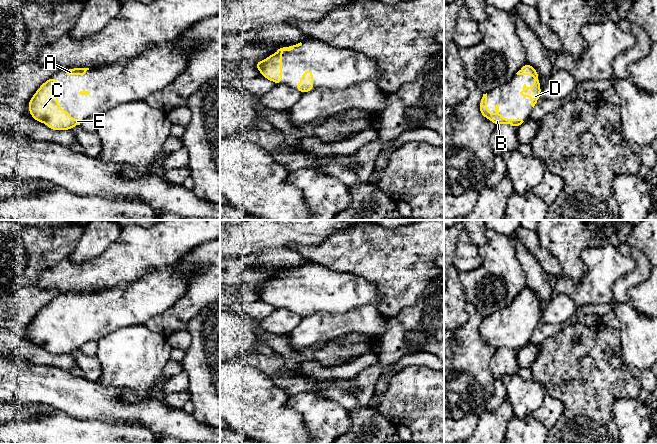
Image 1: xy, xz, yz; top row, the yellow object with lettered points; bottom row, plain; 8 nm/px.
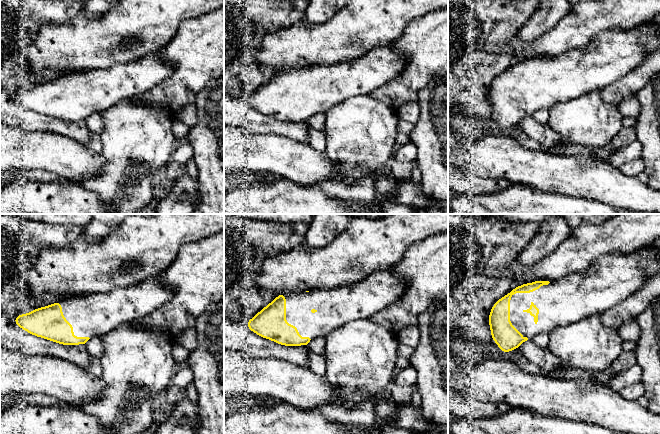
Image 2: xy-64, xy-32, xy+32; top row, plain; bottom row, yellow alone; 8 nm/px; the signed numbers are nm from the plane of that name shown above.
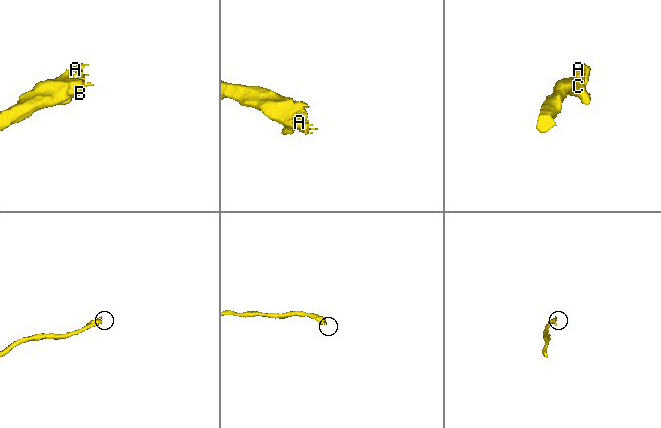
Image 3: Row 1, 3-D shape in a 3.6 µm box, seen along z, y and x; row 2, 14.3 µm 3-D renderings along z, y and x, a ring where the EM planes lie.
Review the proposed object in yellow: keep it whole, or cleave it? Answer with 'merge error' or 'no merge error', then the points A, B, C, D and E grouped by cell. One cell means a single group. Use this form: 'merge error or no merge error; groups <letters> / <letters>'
no merge error; groups A B C D E

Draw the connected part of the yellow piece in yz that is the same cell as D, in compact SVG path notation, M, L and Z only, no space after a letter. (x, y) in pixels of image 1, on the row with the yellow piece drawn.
M526 63L520 68L520 70L516 74L533 75L535 77L535 82L531 85L531 90L528 91L526 84L524 84L523 90L520 92L520 94L524 98L526 98L528 95L531 96L531 106L534 108L535 104L540 99L540 94L541 94L540 77L538 71L533 66Z

